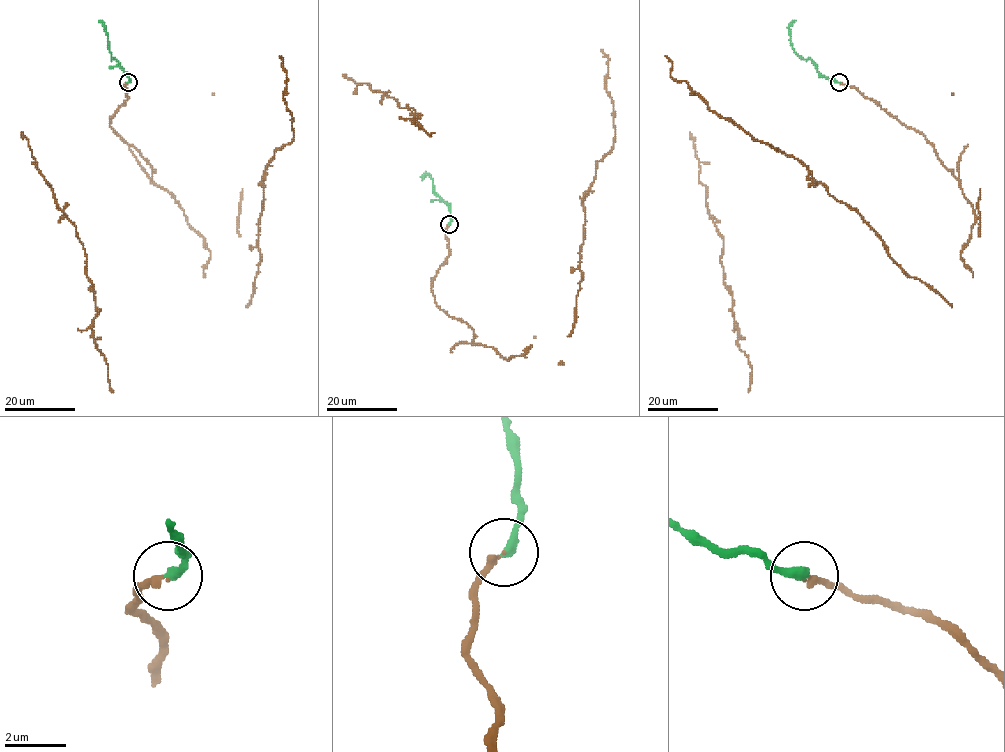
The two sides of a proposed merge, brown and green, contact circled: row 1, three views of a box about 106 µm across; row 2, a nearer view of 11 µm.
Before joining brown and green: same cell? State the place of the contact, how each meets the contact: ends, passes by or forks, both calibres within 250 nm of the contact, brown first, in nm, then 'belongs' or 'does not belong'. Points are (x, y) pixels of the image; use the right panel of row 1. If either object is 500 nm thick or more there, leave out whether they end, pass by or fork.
place (839, 82); brown ends; green ends; calibres 200 and 320 nm; belongs

